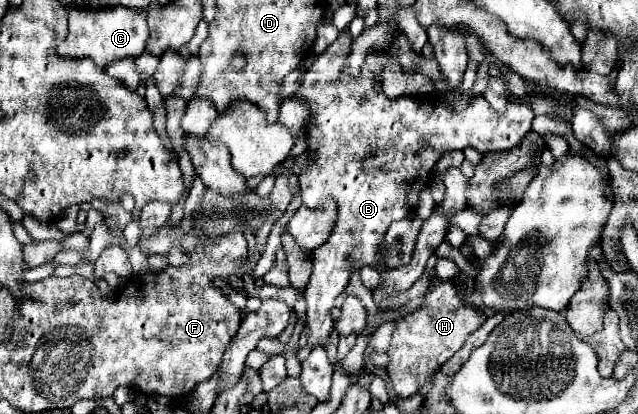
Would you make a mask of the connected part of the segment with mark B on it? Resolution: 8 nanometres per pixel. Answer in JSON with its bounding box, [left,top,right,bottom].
[294,29,534,347]

